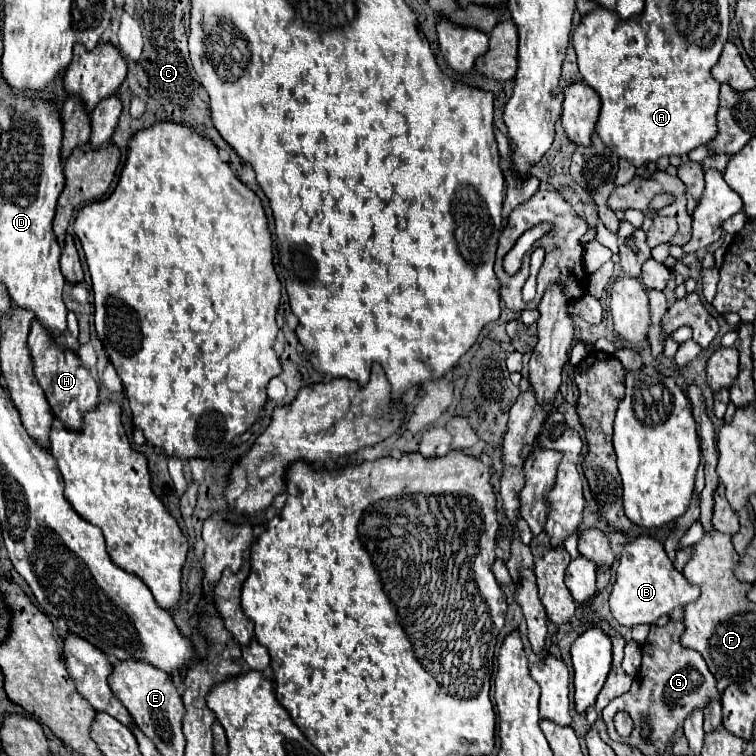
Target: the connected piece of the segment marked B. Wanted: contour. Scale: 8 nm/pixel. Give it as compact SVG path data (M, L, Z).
M638 536L624 544L622 558L616 570L616 582L610 594L610 612L614 620L622 626L636 624L654 624L660 616L668 614L676 606L690 604L698 600L698 586L686 582L684 574L672 566L672 560L666 556L664 546L652 536Z

